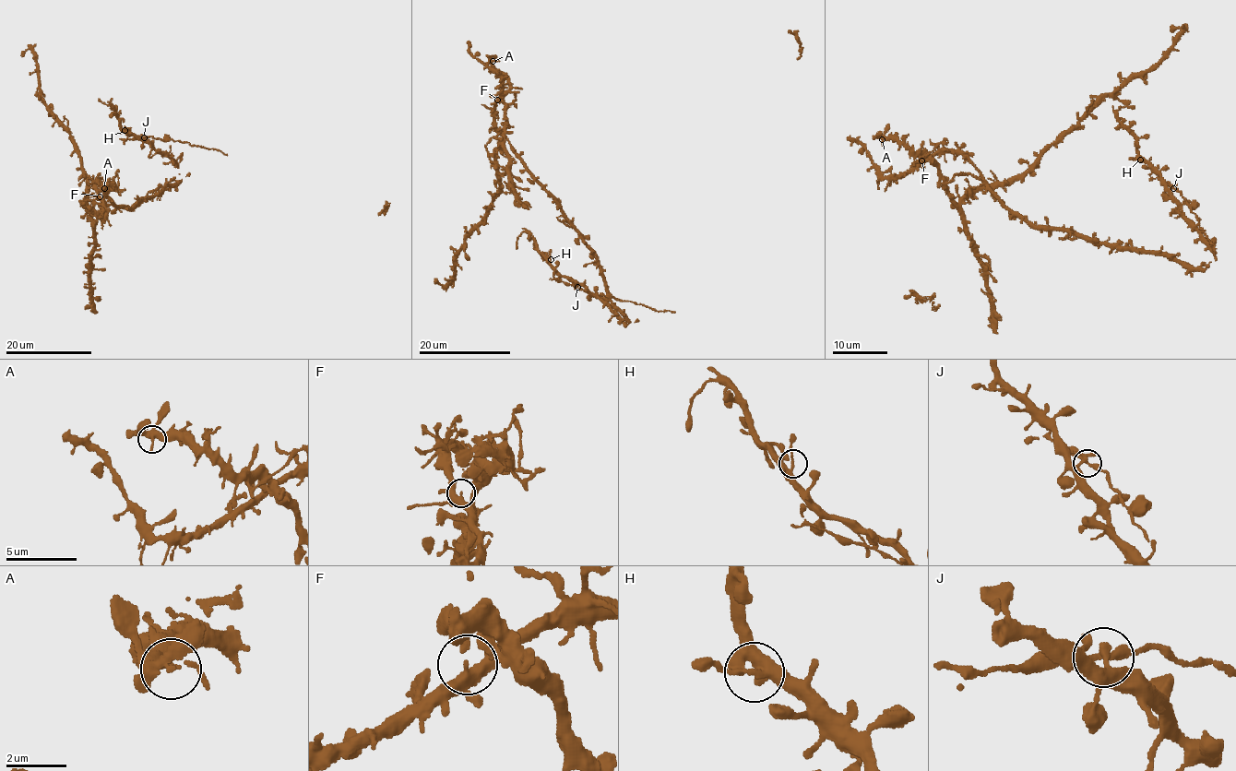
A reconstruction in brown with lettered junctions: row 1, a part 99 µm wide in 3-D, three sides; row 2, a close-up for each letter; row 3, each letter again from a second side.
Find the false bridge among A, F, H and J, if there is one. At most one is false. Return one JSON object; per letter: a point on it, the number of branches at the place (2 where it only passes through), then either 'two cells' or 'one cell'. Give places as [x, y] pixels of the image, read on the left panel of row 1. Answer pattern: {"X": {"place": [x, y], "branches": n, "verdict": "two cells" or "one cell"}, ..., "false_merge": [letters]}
{"A": {"place": [104, 188], "branches": 4, "verdict": "one cell"}, "F": {"place": [100, 196], "branches": 4, "verdict": "one cell"}, "H": {"place": [124, 130], "branches": 4, "verdict": "one cell"}, "J": {"place": [144, 137], "branches": 4, "verdict": "one cell"}, "false_merge": []}

